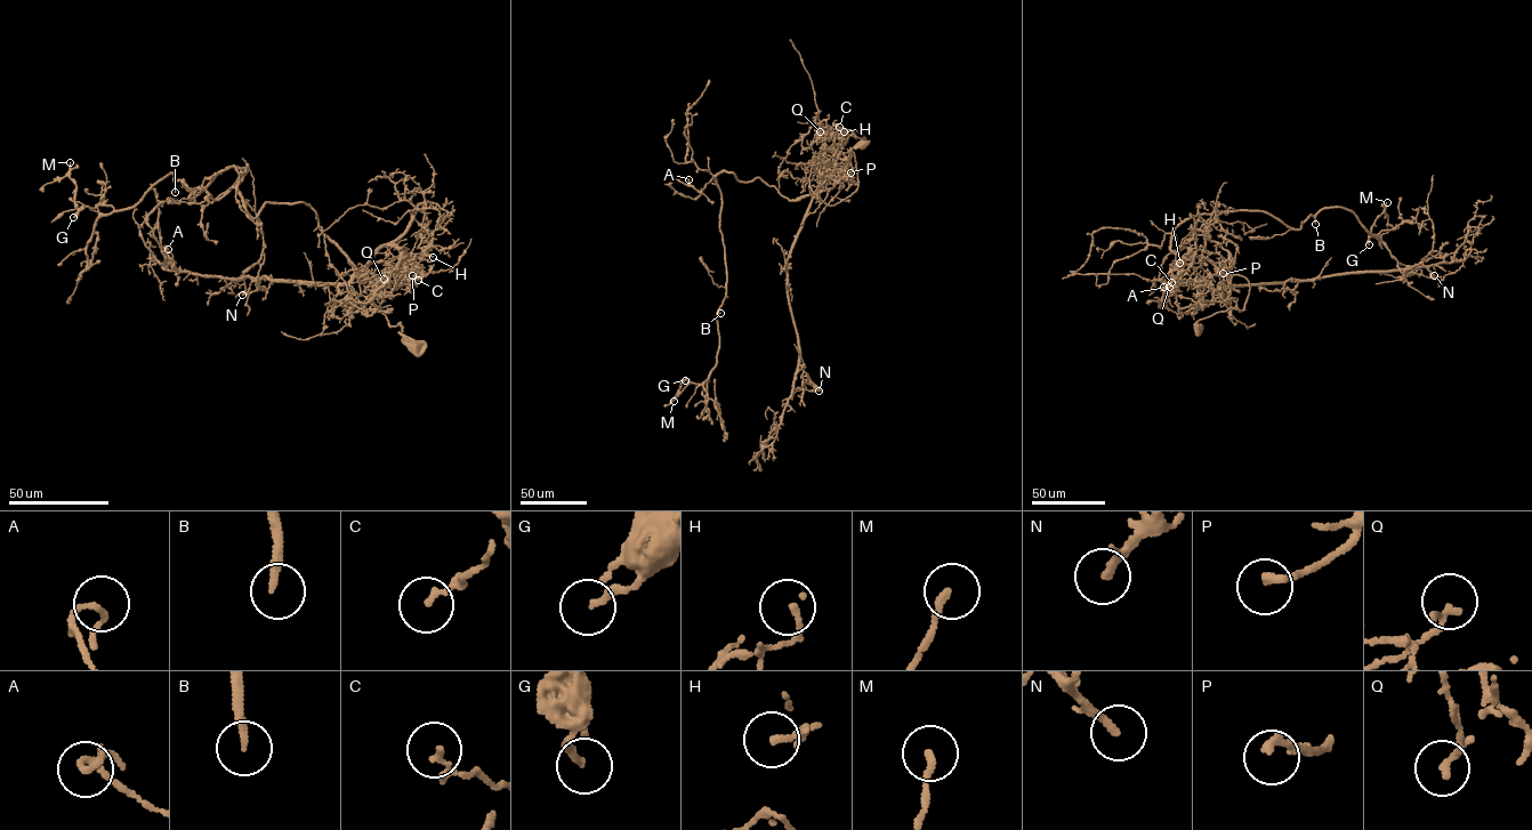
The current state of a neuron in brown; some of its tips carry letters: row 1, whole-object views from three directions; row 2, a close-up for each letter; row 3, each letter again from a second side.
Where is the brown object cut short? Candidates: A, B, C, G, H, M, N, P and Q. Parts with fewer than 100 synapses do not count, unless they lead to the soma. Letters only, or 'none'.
B

